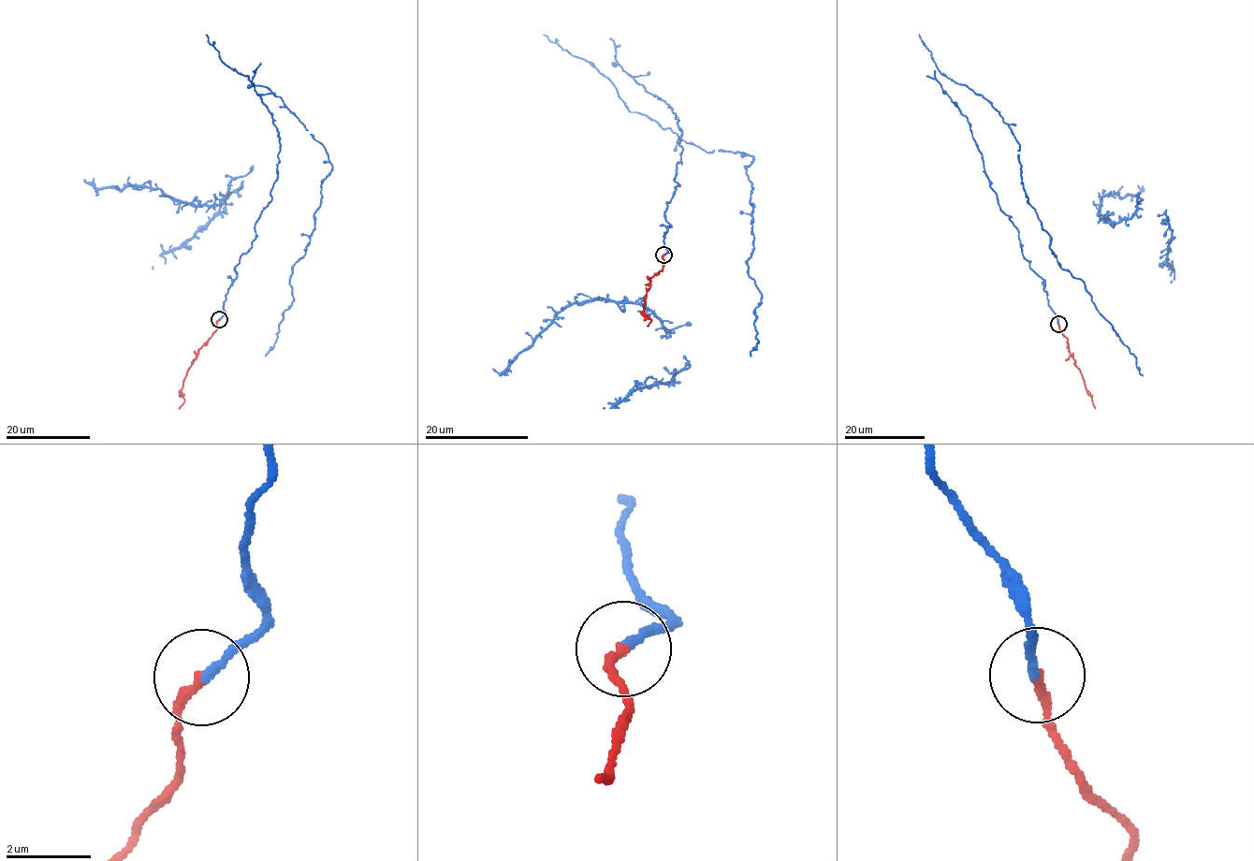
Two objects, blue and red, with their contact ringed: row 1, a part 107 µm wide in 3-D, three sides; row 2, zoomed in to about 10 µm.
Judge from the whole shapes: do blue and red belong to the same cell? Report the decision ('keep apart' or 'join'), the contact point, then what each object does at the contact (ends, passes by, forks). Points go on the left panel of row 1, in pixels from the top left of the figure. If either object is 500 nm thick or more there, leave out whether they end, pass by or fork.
join; place (219, 319); blue ends; red ends

